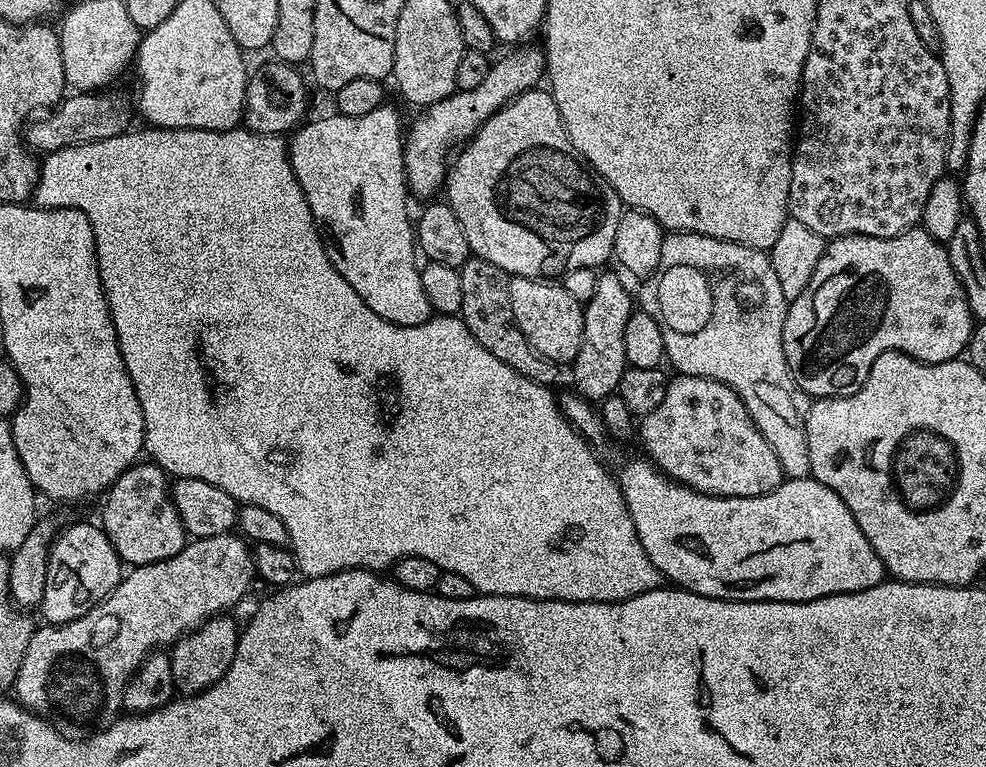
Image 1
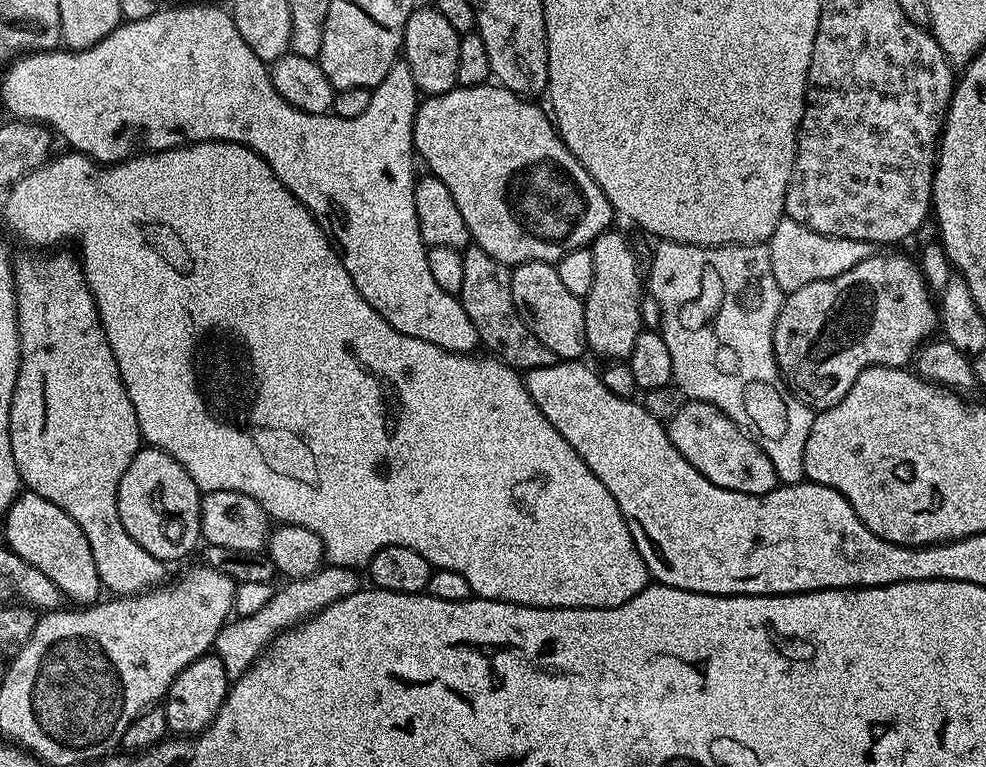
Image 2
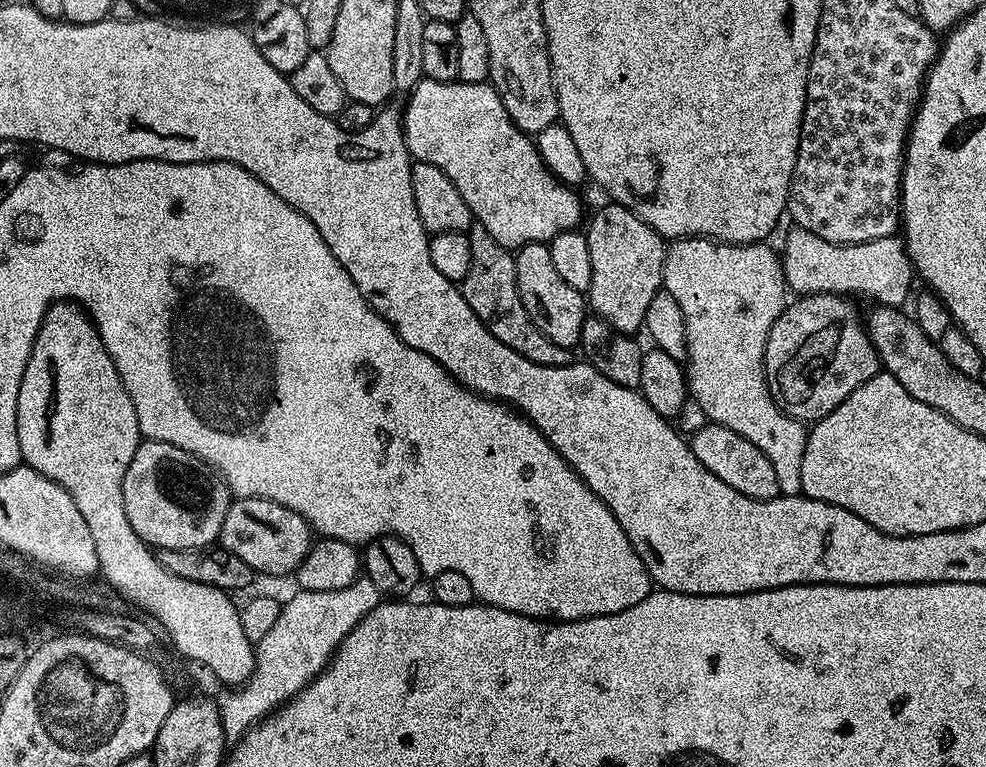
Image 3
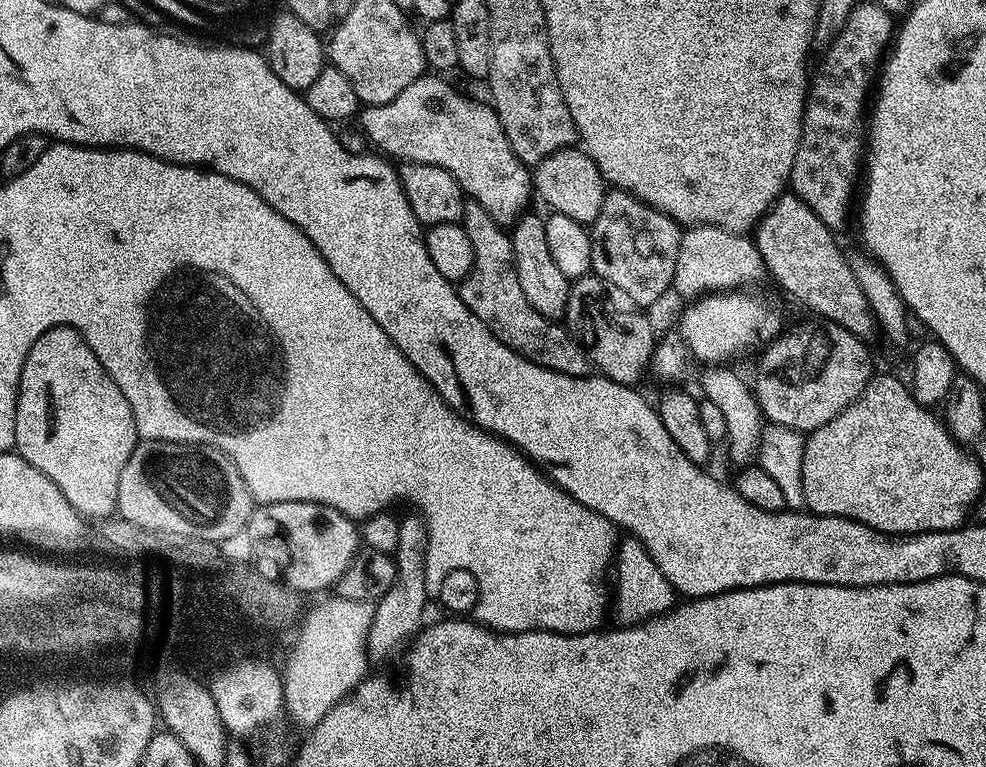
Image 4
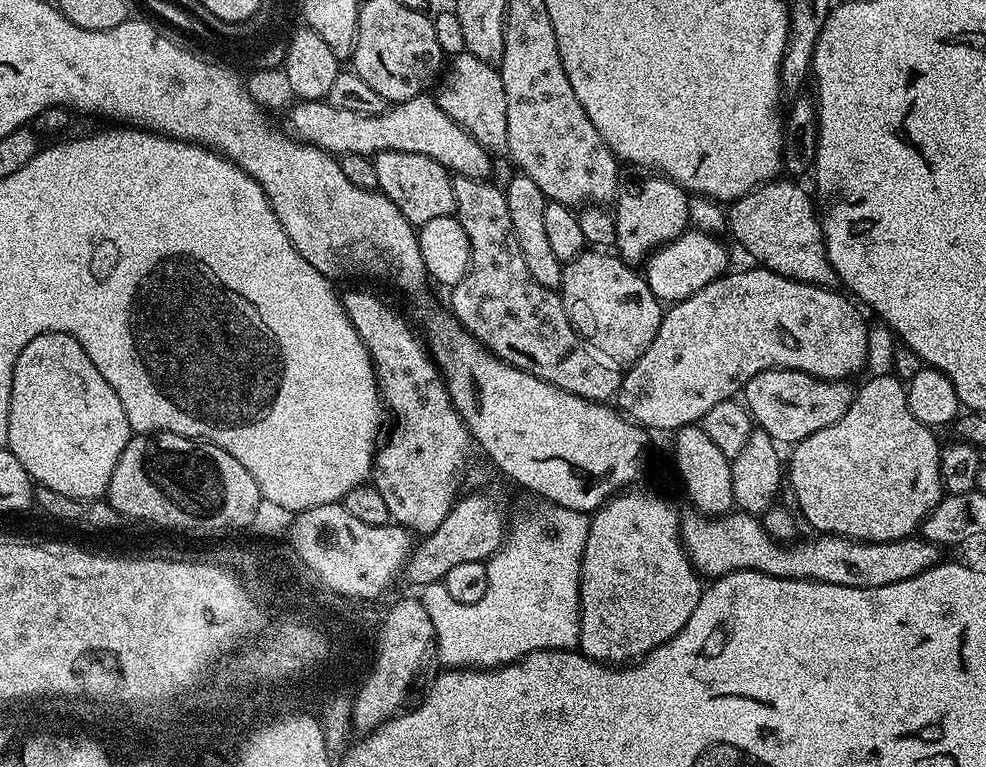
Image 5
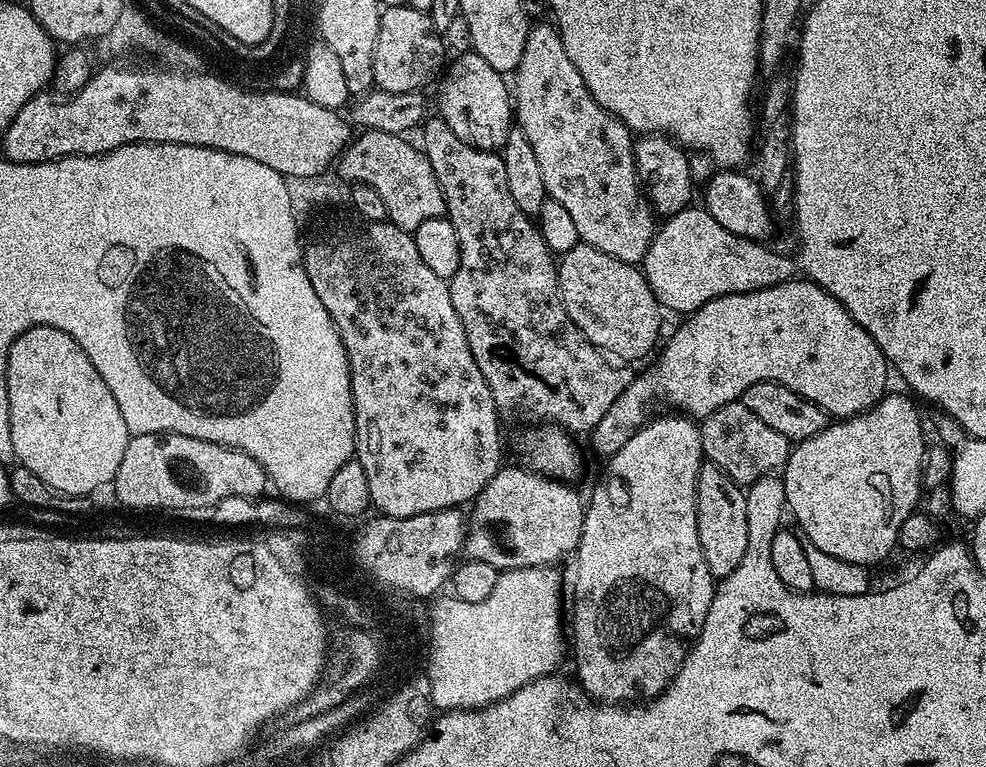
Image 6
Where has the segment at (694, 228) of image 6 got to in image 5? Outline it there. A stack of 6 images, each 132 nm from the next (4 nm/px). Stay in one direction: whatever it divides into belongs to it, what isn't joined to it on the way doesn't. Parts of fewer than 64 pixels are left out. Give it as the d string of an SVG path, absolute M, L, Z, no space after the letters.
M686 230L678 239L655 250L645 261L644 277L656 298L666 304L676 303L723 275L729 267L728 254L717 240L711 233Z

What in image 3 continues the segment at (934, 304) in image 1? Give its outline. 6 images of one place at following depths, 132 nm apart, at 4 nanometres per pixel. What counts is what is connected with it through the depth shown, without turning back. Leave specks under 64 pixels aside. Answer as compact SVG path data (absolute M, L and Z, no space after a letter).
M818 292L816 295L801 295L796 301L789 303L785 307L784 312L778 318L778 322L774 322L774 326L770 330L770 338L766 338L766 354L764 355L764 377L768 380L768 389L774 398L774 402L786 415L794 417L801 422L815 422L821 420L823 416L828 416L836 407L850 394L854 394L854 390L858 390L858 386L862 386L862 382L866 382L870 378L874 378L877 372L881 371L882 365L874 346L868 337L868 329L862 316L856 313L856 308L851 304L847 295L835 295L830 292Z

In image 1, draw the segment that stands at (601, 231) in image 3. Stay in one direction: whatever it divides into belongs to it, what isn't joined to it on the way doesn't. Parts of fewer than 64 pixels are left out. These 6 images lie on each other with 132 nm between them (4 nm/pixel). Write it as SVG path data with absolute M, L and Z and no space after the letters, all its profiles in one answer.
M605 271L598 278L598 290L594 290L594 298L590 298L583 309L582 346L570 365L572 384L576 387L573 389L585 400L599 402L619 389L622 374L628 367L622 337L626 330L626 318L630 318L634 311L634 296L624 289L623 282L614 273Z

